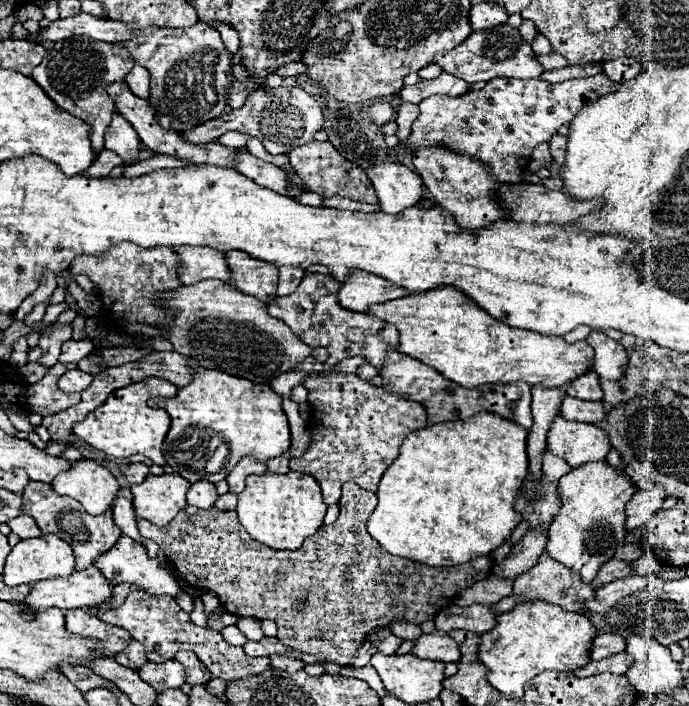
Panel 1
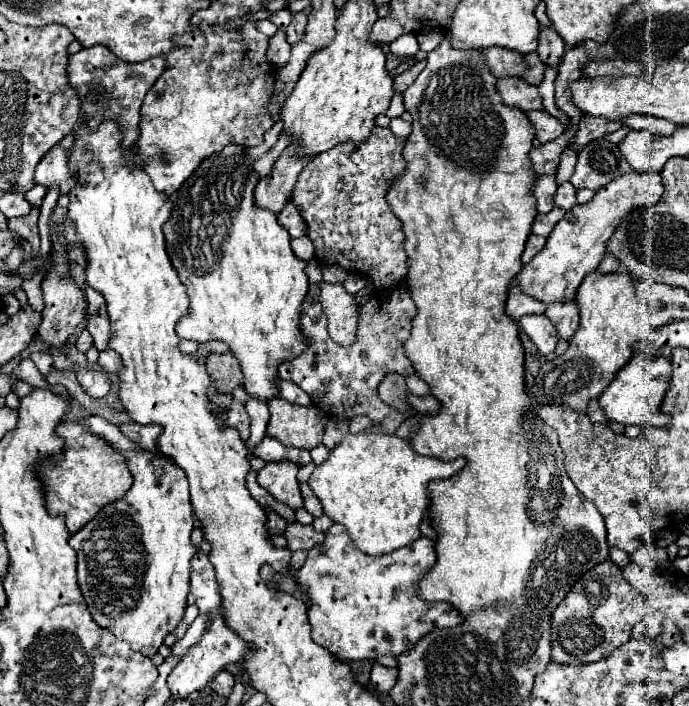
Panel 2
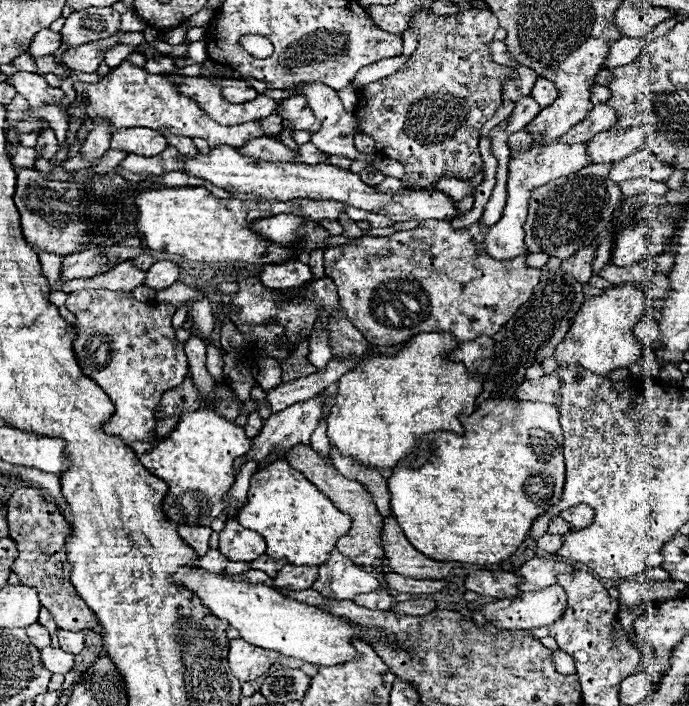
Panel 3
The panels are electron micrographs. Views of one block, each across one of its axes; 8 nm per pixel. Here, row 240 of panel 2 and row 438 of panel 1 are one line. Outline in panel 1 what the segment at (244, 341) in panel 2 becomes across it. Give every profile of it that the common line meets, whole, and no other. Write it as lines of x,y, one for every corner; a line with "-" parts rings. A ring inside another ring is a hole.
200,370
188,386
178,390
176,398
150,398
148,404
152,408
164,408
172,416
172,426
162,444
162,454
168,466
172,466
174,472
182,474
188,482
206,480
216,484
234,470
242,456
254,456
256,460
266,462
270,458
282,456
290,448
290,428
282,410
282,396
276,394
268,384
254,384
218,370

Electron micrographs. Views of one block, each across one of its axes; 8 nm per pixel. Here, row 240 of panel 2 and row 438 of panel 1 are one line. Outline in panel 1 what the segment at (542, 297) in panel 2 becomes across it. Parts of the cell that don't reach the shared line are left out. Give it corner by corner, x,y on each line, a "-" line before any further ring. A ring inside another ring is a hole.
560,414
550,424
546,444
552,454
566,460
572,468
586,462
604,460
610,450
606,432
594,424
562,420

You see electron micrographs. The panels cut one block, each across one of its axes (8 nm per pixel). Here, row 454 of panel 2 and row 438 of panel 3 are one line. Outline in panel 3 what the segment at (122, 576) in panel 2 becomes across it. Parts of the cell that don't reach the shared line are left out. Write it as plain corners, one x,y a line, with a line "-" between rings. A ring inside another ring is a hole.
110,290
72,292
66,308
76,314
74,328
78,338
74,340
74,354
78,364
116,406
116,414
104,430
130,442
158,444
154,428
162,392
180,386
188,370
184,344
176,340
172,326
176,308
168,302
144,304
130,292

